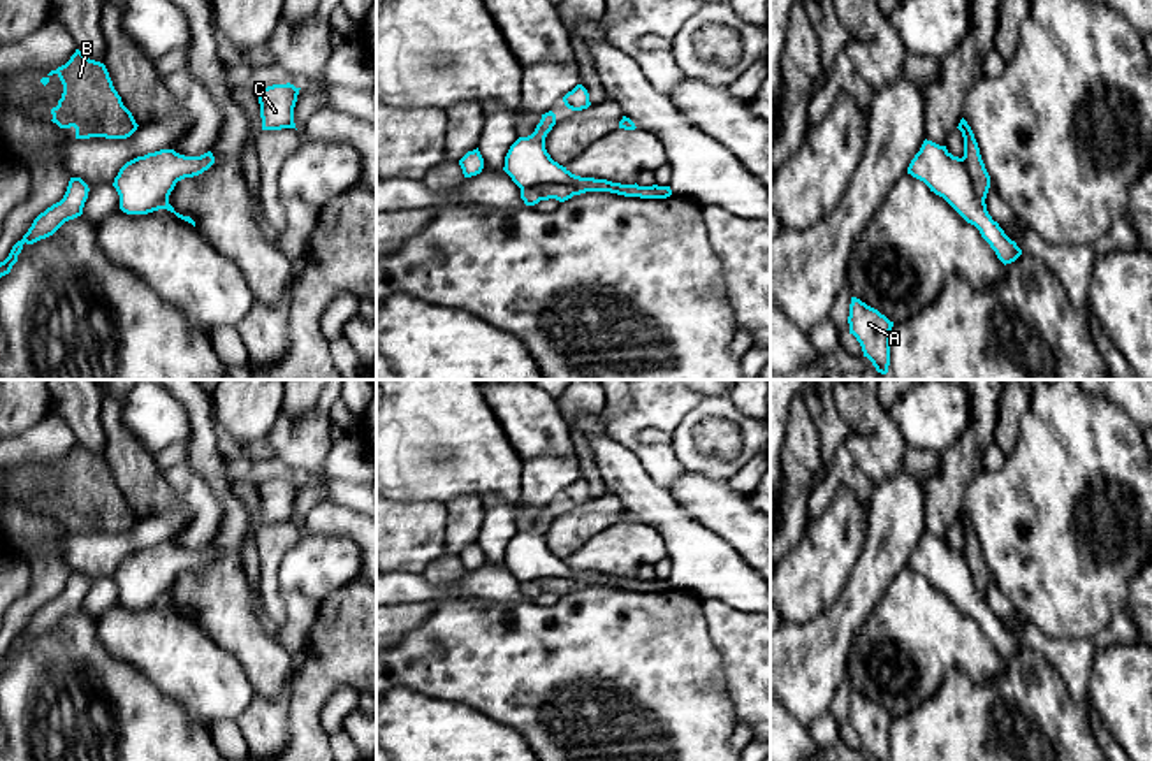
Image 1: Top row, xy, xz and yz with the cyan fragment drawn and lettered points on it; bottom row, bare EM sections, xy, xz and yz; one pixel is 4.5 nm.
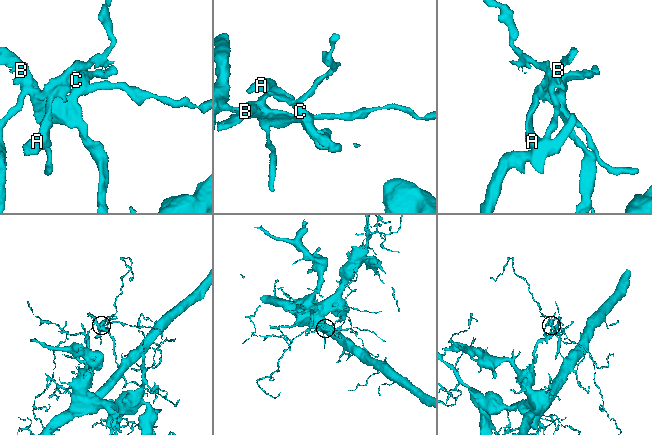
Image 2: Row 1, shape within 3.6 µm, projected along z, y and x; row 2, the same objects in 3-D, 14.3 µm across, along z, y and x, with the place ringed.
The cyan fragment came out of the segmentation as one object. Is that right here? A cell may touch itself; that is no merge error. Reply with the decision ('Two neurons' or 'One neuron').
Two neurons

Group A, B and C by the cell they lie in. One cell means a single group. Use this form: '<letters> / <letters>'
A C / B

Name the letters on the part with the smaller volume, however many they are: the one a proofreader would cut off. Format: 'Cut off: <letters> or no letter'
Cut off: B

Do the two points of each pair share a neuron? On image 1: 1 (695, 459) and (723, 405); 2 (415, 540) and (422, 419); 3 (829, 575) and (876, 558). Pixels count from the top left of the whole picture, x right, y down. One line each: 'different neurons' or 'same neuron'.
1: same neuron
2: different neurons
3: different neurons

